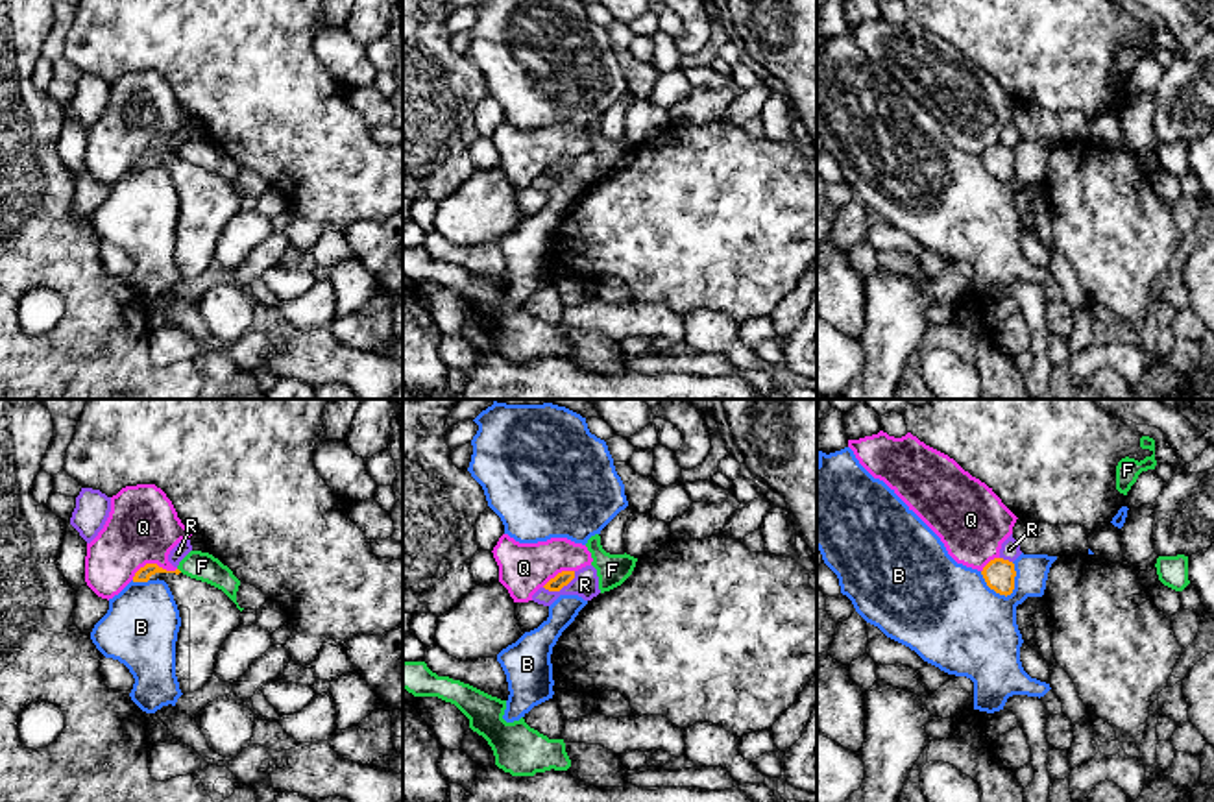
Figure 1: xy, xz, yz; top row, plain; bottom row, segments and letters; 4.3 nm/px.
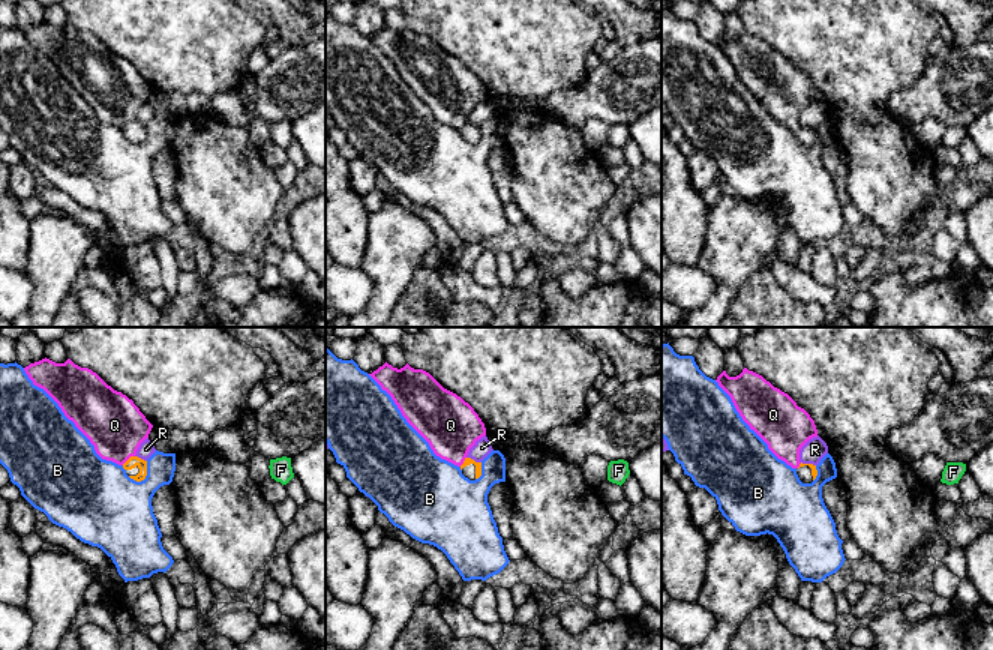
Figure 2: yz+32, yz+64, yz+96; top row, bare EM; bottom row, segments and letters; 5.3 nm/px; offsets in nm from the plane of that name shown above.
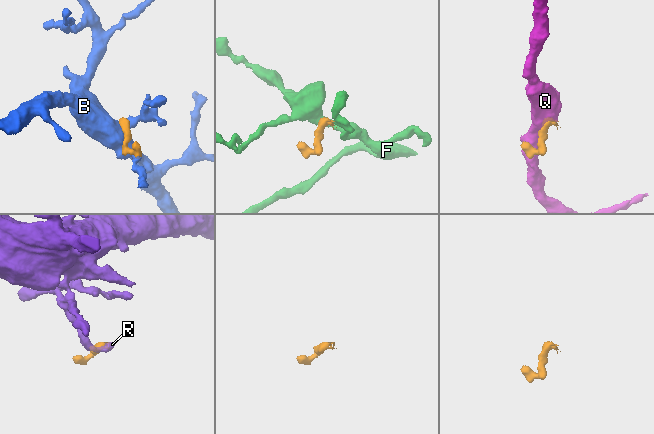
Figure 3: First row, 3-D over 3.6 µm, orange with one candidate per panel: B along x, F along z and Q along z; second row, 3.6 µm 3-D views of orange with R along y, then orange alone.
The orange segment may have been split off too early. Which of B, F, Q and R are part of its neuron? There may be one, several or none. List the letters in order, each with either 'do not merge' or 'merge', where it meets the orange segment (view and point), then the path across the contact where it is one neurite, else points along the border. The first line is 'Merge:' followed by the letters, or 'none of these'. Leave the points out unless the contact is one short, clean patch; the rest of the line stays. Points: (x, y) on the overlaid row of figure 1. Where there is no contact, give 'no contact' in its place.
Merge: none of these
B: do not merge; contact yz (995, 590)
F: do not merge; no contact
Q: do not merge; contact xy (152, 564)
R: do not merge; contact xz (560, 588); border xz (575, 571), (558, 590), (544, 588)

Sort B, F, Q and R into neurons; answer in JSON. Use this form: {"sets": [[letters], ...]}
{"sets": [["B"], ["F"], ["Q"], ["R"]]}

